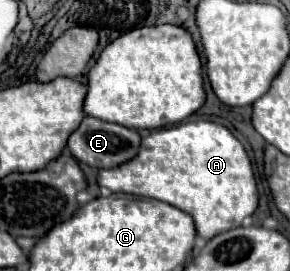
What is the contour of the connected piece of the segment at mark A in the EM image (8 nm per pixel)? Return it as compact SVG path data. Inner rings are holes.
M210 120L154 130L142 138L136 158L122 166L100 170L98 184L110 192L126 192L168 202L192 214L198 236L204 238L214 238L242 226L244 218L252 216L258 208L256 174L244 144L226 126Z

